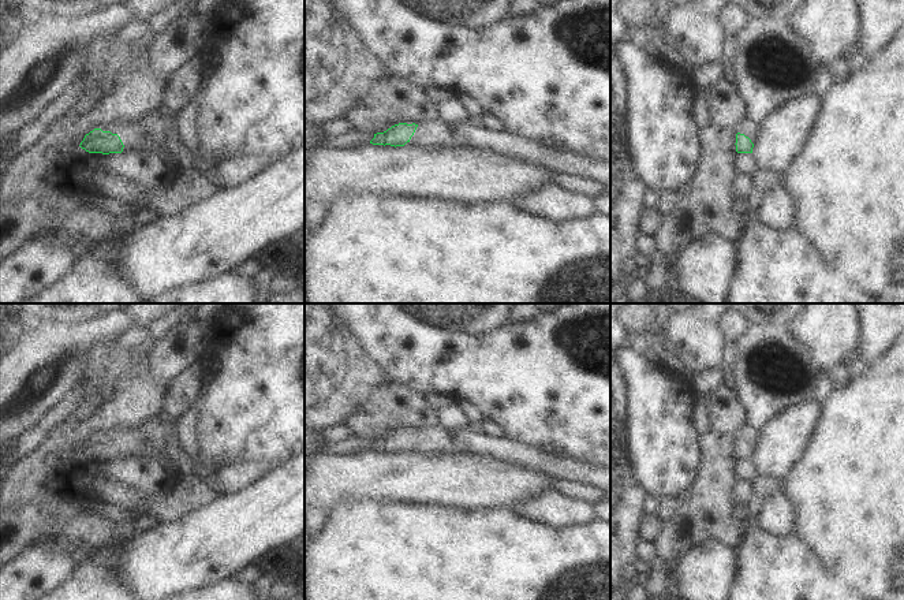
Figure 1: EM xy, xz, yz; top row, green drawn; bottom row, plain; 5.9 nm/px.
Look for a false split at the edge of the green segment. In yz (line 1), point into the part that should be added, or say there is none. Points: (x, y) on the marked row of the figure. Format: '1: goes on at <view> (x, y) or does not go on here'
1: goes on at yz (750, 129)

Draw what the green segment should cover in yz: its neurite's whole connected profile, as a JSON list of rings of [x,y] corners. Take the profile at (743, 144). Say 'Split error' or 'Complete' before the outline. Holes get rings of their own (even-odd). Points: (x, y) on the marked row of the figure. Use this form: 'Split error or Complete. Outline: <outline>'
Split error. Outline: [[[744,119],[736,134],[736,152],[737,153],[752,153],[754,144],[758,139],[759,124],[750,119]]]

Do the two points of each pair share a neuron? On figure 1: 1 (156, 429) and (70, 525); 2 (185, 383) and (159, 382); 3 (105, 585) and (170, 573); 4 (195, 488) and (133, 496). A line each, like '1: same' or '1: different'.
1: different
2: different
3: different
4: same

